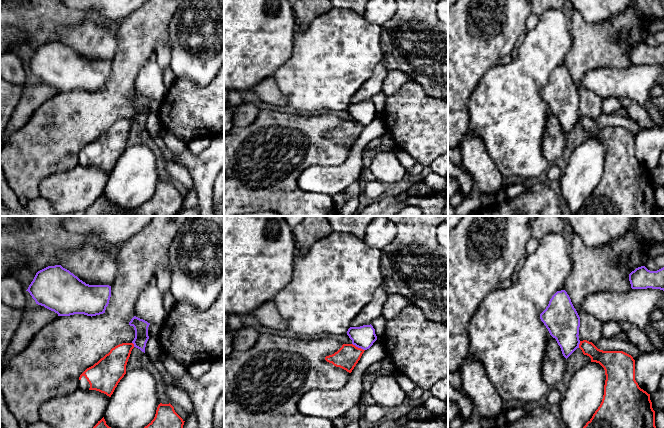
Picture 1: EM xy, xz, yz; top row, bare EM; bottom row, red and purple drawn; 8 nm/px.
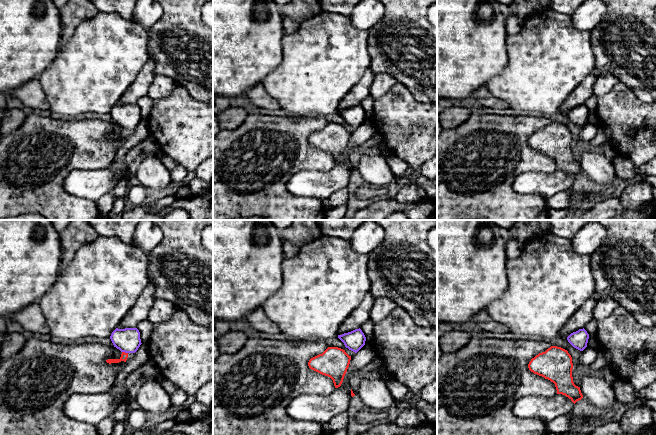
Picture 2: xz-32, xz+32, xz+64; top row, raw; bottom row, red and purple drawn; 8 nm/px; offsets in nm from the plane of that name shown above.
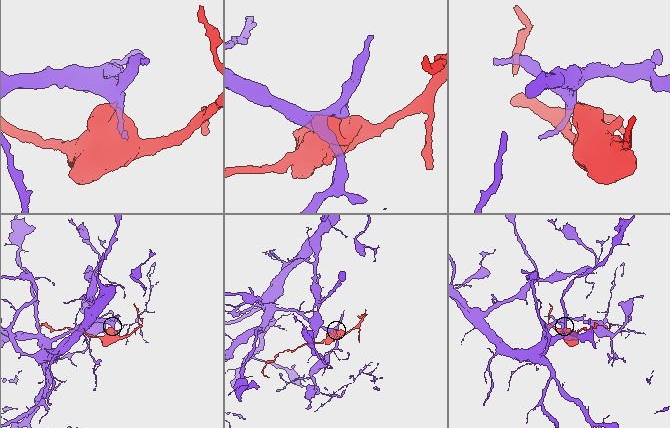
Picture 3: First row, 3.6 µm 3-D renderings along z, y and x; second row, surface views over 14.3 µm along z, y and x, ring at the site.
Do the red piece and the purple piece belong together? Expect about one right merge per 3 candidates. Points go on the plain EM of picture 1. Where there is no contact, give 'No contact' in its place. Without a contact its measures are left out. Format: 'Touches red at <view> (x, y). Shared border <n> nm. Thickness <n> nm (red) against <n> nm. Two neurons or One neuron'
Touches red at xz (357, 123). Shared border 120 nm. Thickness 180 nm (red) against 180 nm. Two neurons

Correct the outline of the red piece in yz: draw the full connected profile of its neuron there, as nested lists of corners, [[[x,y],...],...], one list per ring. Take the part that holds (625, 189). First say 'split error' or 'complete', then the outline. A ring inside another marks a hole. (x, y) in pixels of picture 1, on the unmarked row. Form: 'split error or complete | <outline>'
complete | [[[587,116],[580,117],[579,124],[584,131],[591,134],[591,138],[599,139],[604,144],[606,156],[602,178],[592,194],[582,204],[576,216],[652,216],[658,208],[655,202],[655,187],[652,184],[650,170],[641,165],[635,156],[633,133],[623,127],[600,126]]]

